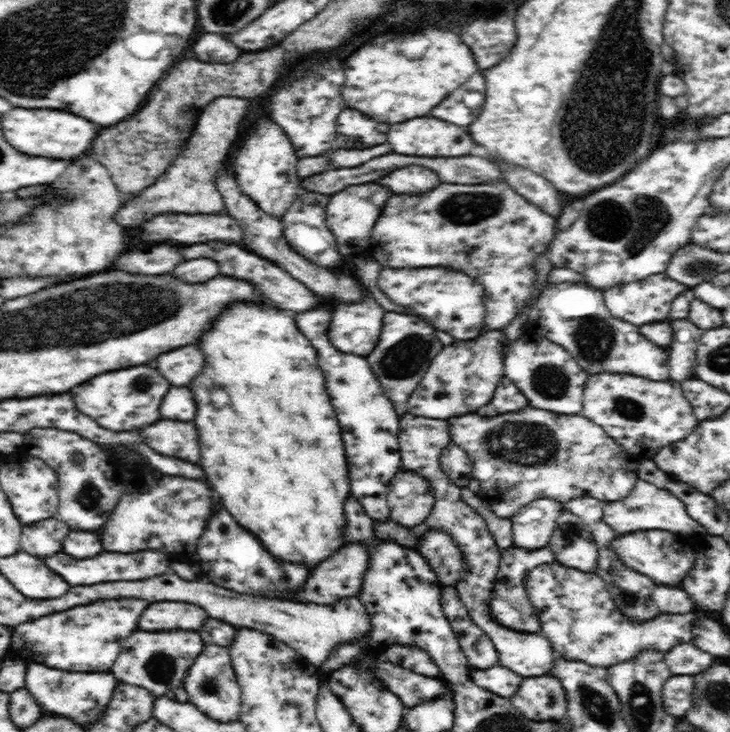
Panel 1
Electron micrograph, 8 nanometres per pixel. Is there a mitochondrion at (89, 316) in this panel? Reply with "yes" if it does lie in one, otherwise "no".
yes

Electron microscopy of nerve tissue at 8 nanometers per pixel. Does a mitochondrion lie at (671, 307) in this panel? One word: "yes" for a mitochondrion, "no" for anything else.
no

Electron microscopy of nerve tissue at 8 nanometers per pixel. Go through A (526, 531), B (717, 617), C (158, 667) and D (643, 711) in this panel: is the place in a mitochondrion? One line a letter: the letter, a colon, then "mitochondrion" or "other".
A: other
B: other
C: mitochondrion
D: mitochondrion

